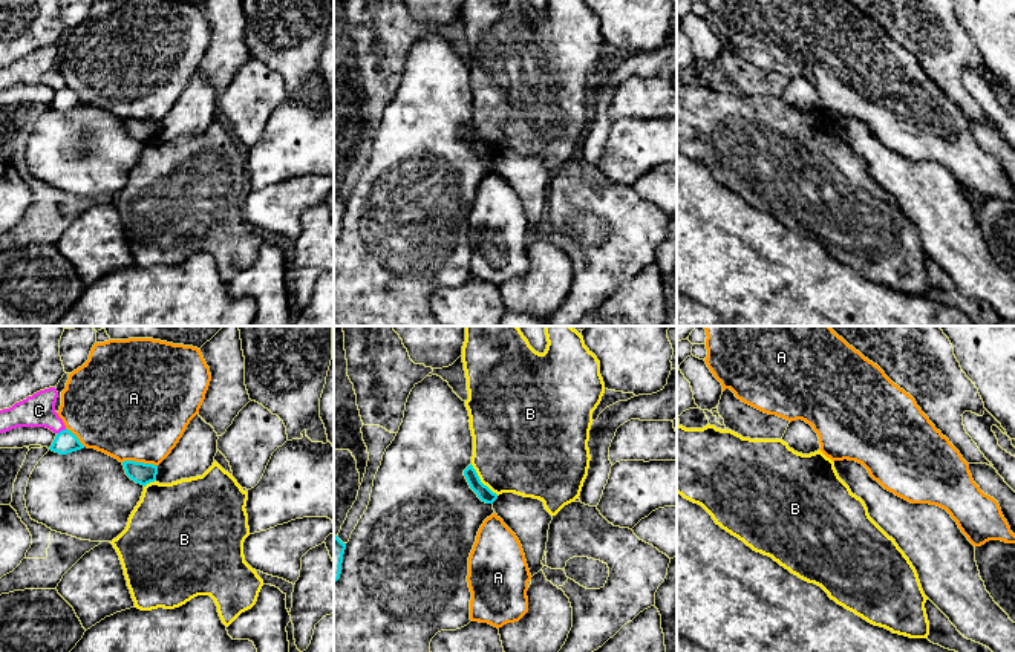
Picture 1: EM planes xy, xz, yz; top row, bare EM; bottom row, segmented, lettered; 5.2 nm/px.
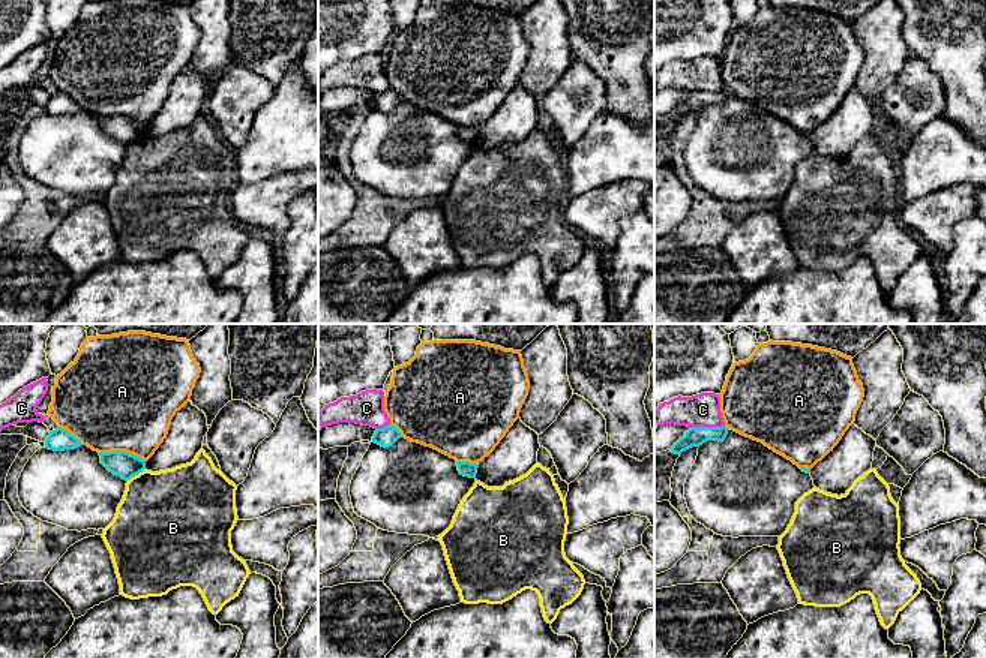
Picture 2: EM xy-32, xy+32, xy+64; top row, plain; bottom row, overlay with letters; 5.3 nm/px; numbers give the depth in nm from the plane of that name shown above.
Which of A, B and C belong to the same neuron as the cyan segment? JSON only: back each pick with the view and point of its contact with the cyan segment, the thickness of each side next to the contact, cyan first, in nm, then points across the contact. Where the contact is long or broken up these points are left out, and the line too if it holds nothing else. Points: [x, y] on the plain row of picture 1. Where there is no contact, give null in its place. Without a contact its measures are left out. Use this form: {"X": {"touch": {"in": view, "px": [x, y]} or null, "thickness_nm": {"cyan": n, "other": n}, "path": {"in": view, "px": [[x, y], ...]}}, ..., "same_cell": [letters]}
{"same_cell": []}

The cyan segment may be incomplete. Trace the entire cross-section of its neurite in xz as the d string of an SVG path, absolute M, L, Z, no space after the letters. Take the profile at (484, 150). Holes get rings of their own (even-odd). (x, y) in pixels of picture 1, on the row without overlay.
M472 121L464 127L464 133L478 155L485 161L491 161L498 174L516 191L522 202L531 234L537 231L543 225L542 217L547 207L550 181L553 178L543 159L514 150L502 150L498 153L481 139Z

